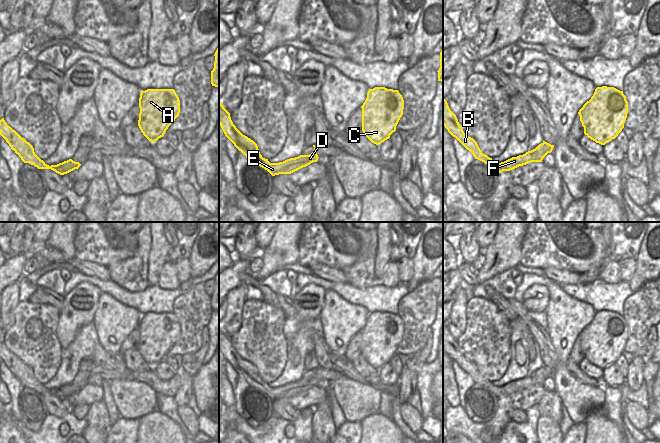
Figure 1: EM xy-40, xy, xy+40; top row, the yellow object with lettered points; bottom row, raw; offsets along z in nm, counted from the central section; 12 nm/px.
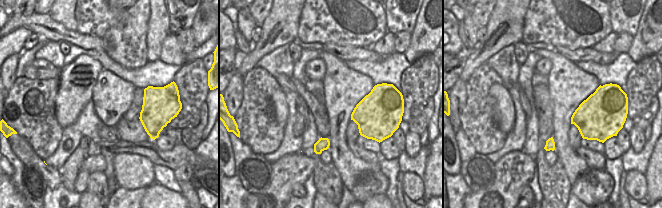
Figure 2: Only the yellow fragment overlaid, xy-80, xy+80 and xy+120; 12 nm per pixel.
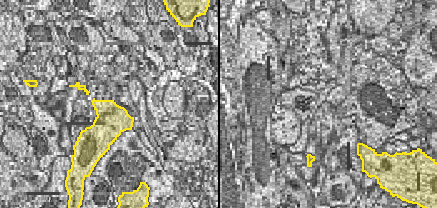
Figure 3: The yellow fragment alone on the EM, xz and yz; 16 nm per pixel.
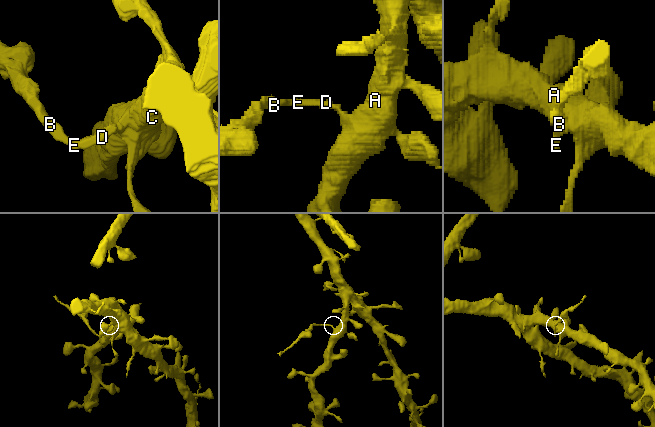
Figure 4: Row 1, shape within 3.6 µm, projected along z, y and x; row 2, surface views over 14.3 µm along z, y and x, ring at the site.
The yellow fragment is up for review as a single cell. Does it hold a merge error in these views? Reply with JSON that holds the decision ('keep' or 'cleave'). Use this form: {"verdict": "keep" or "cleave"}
{"verdict": "cleave"}

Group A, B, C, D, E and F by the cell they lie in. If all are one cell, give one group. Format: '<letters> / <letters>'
A C / B D E F

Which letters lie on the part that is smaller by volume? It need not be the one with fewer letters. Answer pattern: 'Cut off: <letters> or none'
Cut off: B, D, E, F

